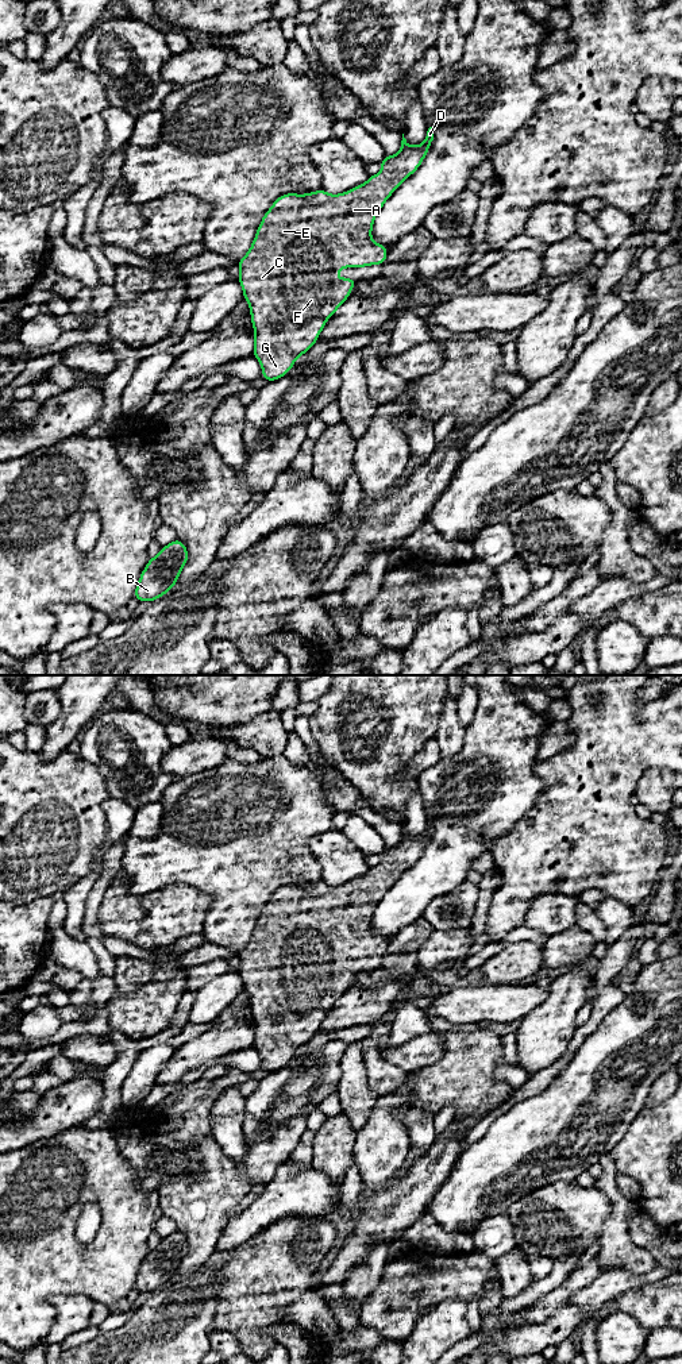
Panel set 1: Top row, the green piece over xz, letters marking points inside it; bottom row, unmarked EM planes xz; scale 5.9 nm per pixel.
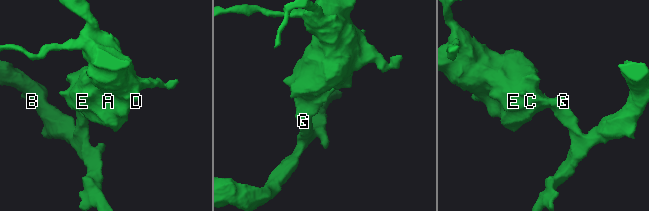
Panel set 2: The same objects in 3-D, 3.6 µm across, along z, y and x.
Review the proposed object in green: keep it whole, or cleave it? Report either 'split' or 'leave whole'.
leave whole

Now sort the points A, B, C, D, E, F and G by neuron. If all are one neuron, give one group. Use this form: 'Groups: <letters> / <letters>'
Groups: A B C D E F G

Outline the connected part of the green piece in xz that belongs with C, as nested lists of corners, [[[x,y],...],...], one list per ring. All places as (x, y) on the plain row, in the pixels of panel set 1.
[[[432,818],[428,820],[424,833],[419,837],[409,837],[402,825],[401,841],[394,847],[385,847],[381,852],[381,863],[370,867],[365,875],[340,886],[330,886],[324,881],[308,886],[286,885],[280,887],[263,906],[250,941],[238,952],[240,959],[238,972],[250,997],[253,1020],[257,1022],[253,1047],[259,1052],[262,1068],[267,1074],[280,1071],[292,1061],[296,1051],[316,1034],[327,1012],[350,987],[357,972],[338,970],[339,962],[385,955],[389,940],[371,930],[374,910],[389,887],[420,859],[432,832]]]

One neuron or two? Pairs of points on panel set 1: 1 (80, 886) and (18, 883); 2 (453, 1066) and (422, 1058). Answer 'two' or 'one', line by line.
1: two
2: two

